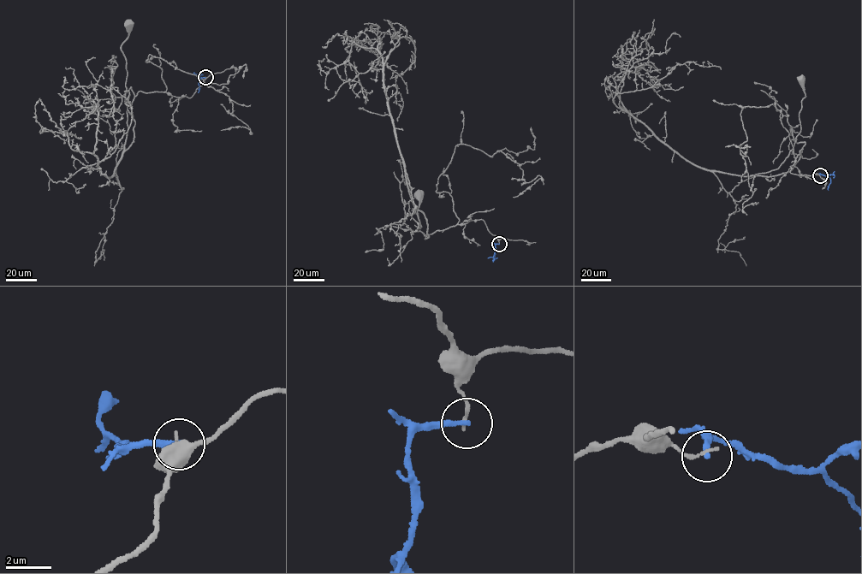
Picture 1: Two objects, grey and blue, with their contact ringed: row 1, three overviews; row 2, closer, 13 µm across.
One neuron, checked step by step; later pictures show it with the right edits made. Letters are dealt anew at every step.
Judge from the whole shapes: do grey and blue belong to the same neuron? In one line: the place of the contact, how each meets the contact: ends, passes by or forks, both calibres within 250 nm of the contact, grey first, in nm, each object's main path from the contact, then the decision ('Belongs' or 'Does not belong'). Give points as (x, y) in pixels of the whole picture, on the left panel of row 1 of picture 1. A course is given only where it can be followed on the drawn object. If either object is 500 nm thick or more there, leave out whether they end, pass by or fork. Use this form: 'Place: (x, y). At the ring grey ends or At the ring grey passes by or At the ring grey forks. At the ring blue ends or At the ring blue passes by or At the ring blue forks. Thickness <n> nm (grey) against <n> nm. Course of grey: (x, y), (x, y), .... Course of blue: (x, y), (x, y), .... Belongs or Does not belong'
Place: (205, 77). At the ring grey ends. At the ring blue ends. Thickness 150 nm (grey) against 240 nm. Course of grey: (205, 77), (189, 97), (138, 91), (131, 107), (133, 142), (124, 150), (127, 71), (121, 46), (129, 24). Course of blue: (205, 77), (199, 79), (198, 92). Does not belong

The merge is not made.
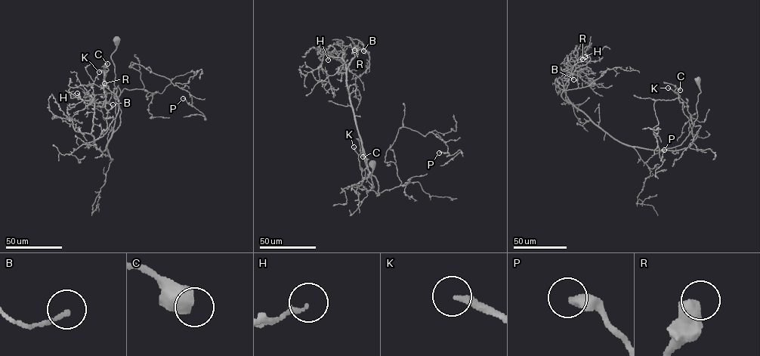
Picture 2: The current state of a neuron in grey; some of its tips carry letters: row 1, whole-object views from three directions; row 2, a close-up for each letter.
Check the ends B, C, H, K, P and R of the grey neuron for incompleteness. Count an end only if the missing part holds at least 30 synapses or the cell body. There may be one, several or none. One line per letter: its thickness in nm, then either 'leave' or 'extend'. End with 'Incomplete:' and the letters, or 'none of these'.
B: calibre 150 nm; leave
C: calibre 700 nm; leave
H: calibre 160 nm; leave
K: calibre 200 nm; extend
P: calibre 480 nm; leave
R: calibre 600 nm; extend
Incomplete: K, R

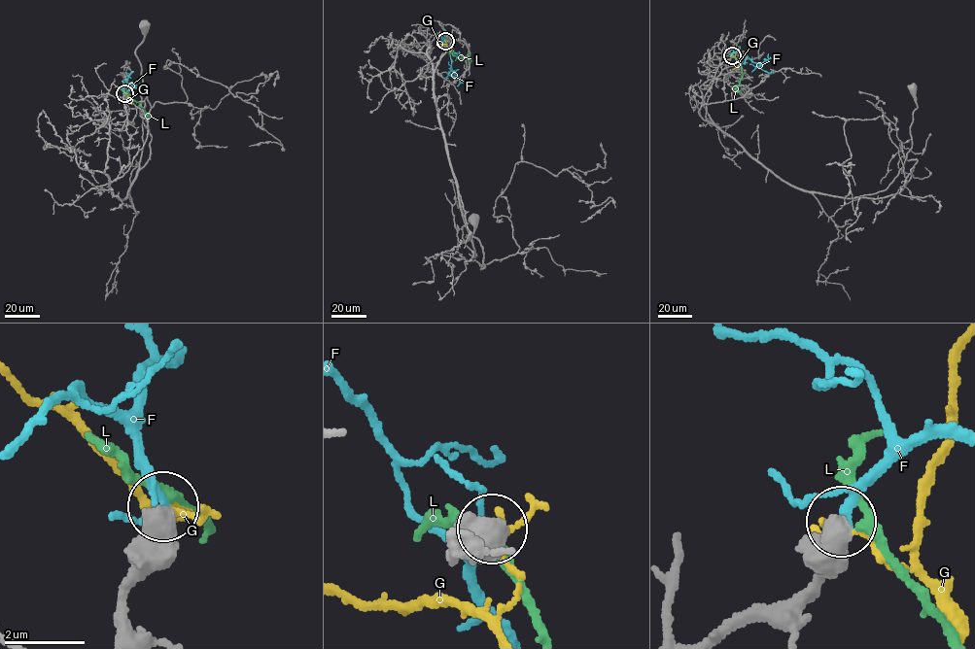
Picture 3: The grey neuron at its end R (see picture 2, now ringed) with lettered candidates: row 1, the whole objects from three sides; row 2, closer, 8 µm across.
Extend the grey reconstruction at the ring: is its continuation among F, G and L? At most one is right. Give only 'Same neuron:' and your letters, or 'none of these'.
Same neuron: F

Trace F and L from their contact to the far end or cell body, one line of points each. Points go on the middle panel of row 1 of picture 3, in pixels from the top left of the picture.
F: (445, 41), (450, 70), (460, 82), (457, 86)
L: (445, 41), (453, 54), (461, 58), (468, 56), (471, 61)

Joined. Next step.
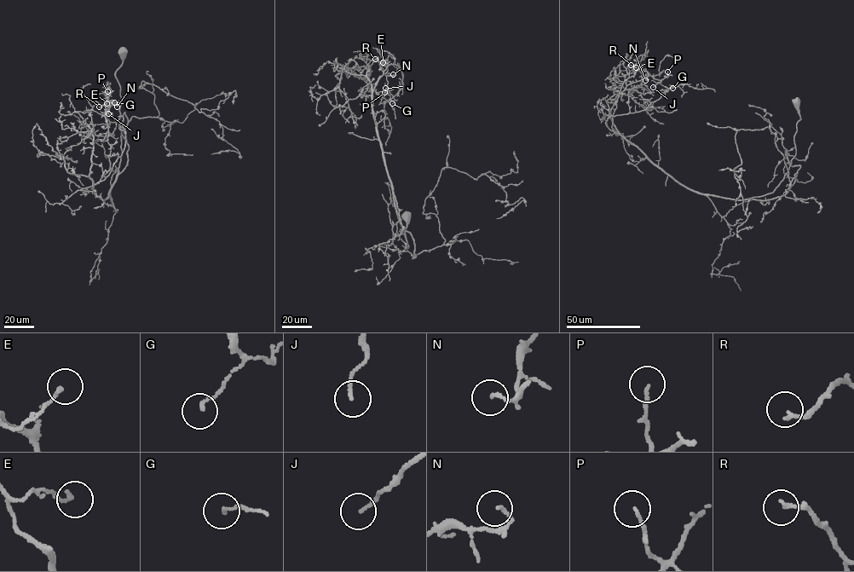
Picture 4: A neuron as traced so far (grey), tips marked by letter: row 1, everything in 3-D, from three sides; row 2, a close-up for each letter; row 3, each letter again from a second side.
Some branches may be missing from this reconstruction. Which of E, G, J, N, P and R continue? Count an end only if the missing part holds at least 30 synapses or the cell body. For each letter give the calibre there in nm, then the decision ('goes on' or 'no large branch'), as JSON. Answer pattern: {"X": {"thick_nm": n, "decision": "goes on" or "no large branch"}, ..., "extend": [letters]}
{"E": {"thick_nm": 160, "decision": "no large branch"}, "G": {"thick_nm": 120, "decision": "no large branch"}, "J": {"thick_nm": 120, "decision": "no large branch"}, "N": {"thick_nm": 120, "decision": "no large branch"}, "P": {"thick_nm": 130, "decision": "no large branch"}, "R": {"thick_nm": 160, "decision": "no large branch"}, "extend": []}

